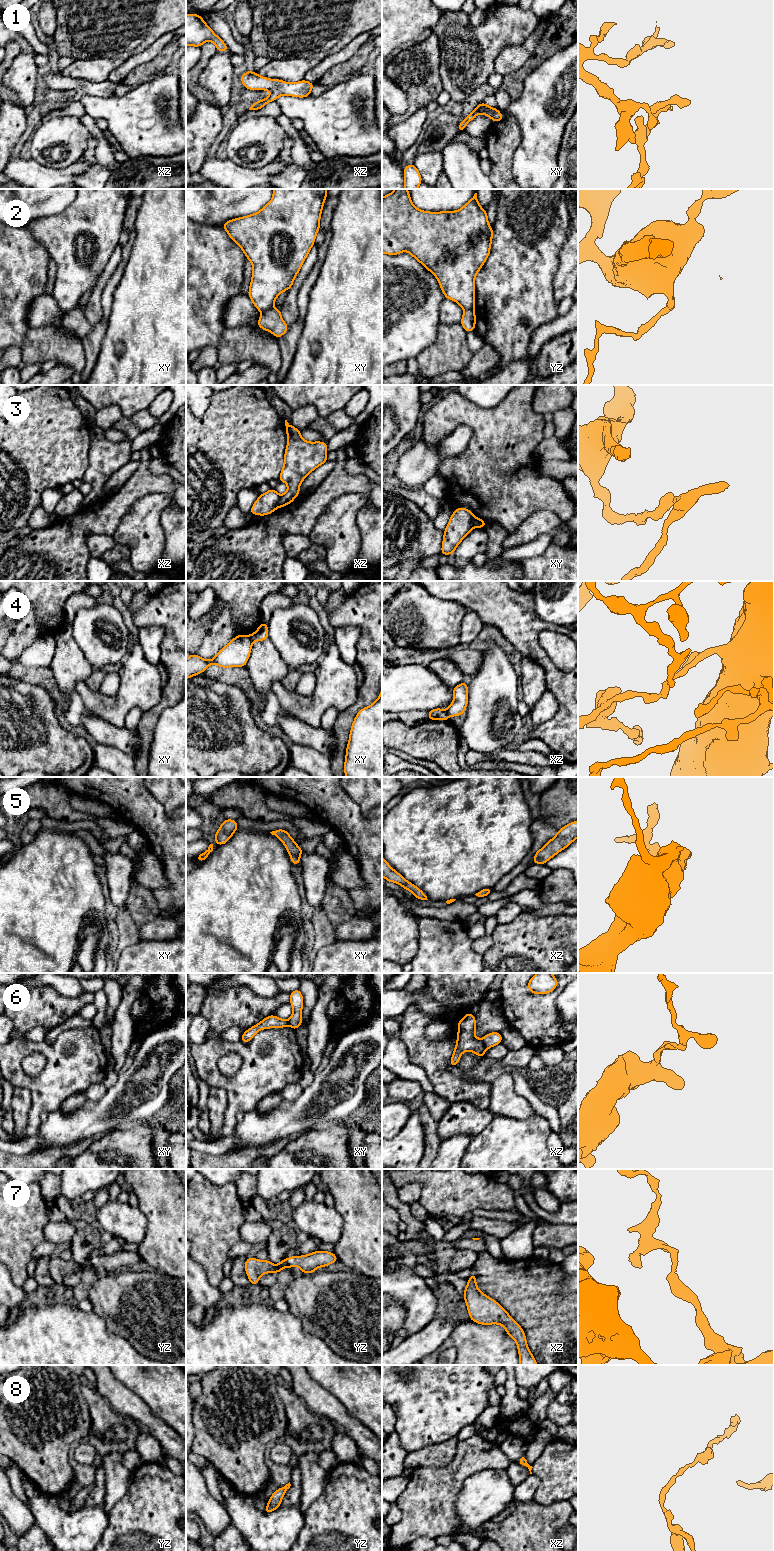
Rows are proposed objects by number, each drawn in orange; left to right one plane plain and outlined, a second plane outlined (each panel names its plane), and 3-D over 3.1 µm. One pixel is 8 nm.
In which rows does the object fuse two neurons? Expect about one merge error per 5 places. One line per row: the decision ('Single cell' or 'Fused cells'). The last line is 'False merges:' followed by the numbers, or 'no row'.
1: Single cell
2: Fused cells
3: Fused cells
4: Fused cells
5: Single cell
6: Fused cells
7: Single cell
8: Single cell
False merges: 2, 3, 4, 6

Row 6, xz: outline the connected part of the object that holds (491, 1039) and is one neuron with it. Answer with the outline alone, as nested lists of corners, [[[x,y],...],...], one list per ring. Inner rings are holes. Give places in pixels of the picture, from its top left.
[[[499,1032],[488,1033],[483,1038],[486,1049],[502,1043],[502,1040],[502,1035]]]

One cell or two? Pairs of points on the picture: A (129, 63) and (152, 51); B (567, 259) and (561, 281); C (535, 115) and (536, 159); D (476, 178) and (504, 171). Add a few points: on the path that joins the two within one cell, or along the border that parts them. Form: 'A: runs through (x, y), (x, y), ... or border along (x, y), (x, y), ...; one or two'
A: runs through (135, 61), (146, 56); one
B: runs through (567, 264), (566, 276); one
C: runs through (536, 126), (536, 148); one
D: border along (488, 176), (490, 178); two

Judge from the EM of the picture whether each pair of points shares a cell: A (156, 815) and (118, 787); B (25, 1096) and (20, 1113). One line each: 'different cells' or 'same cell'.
A: same cell
B: same cell

